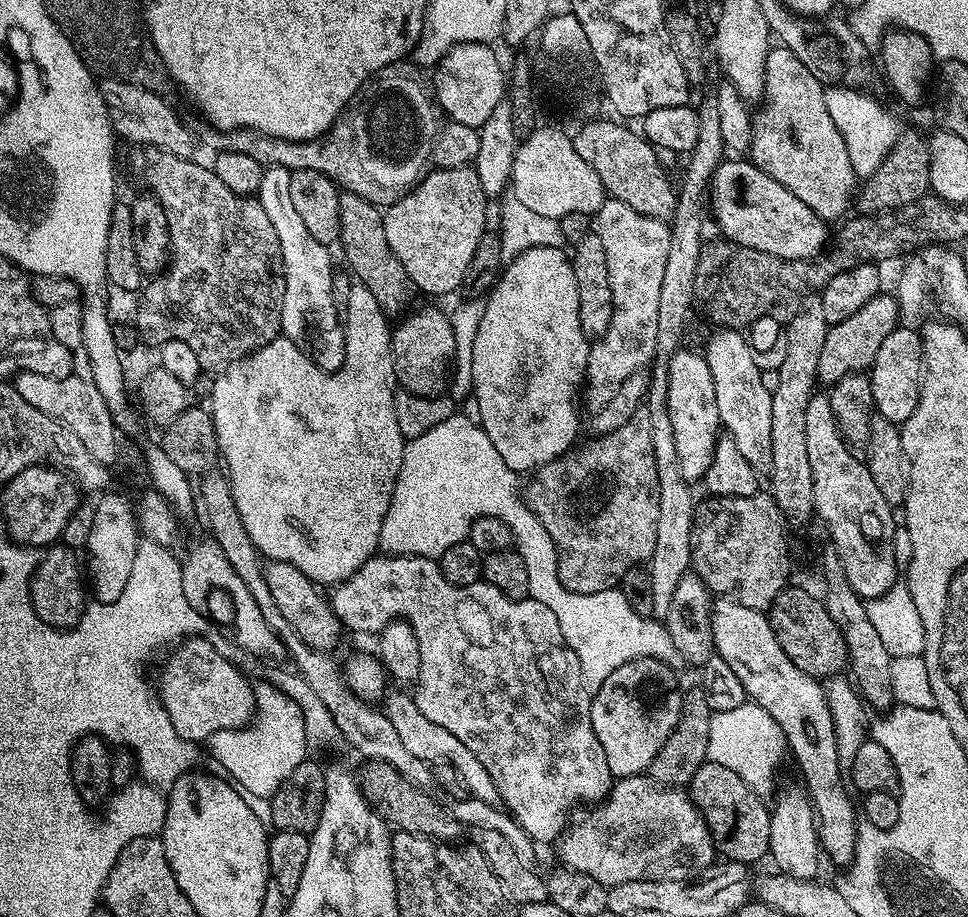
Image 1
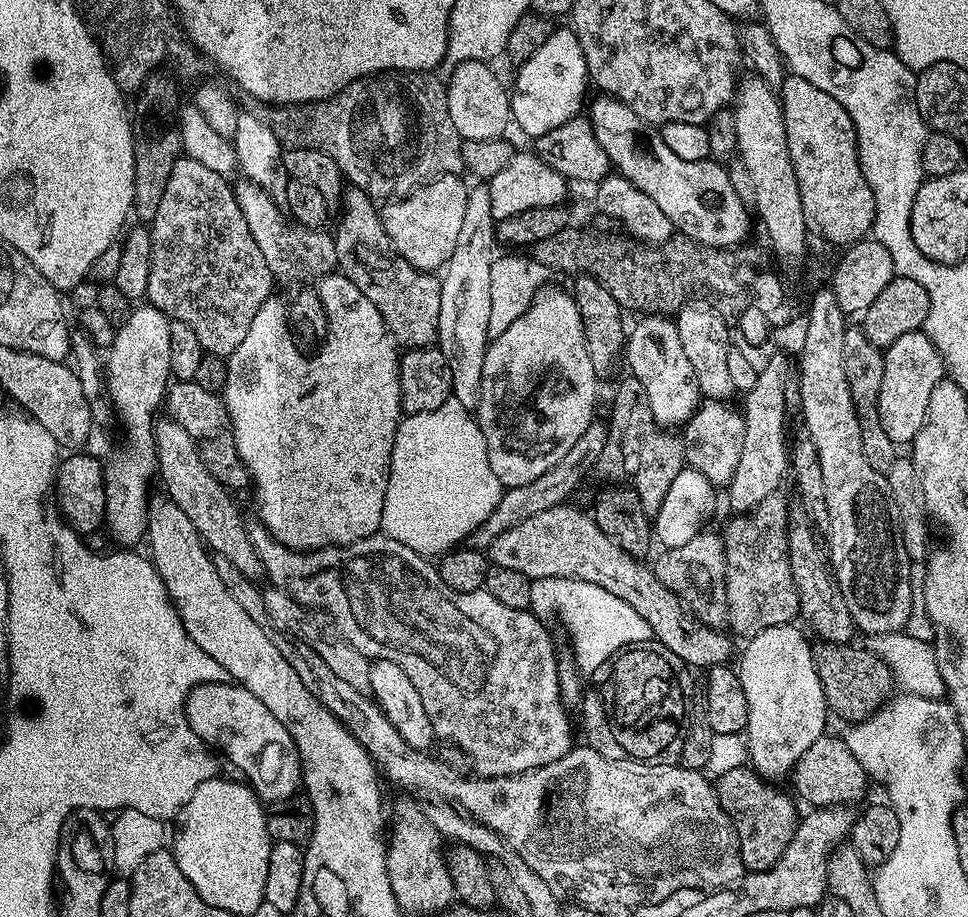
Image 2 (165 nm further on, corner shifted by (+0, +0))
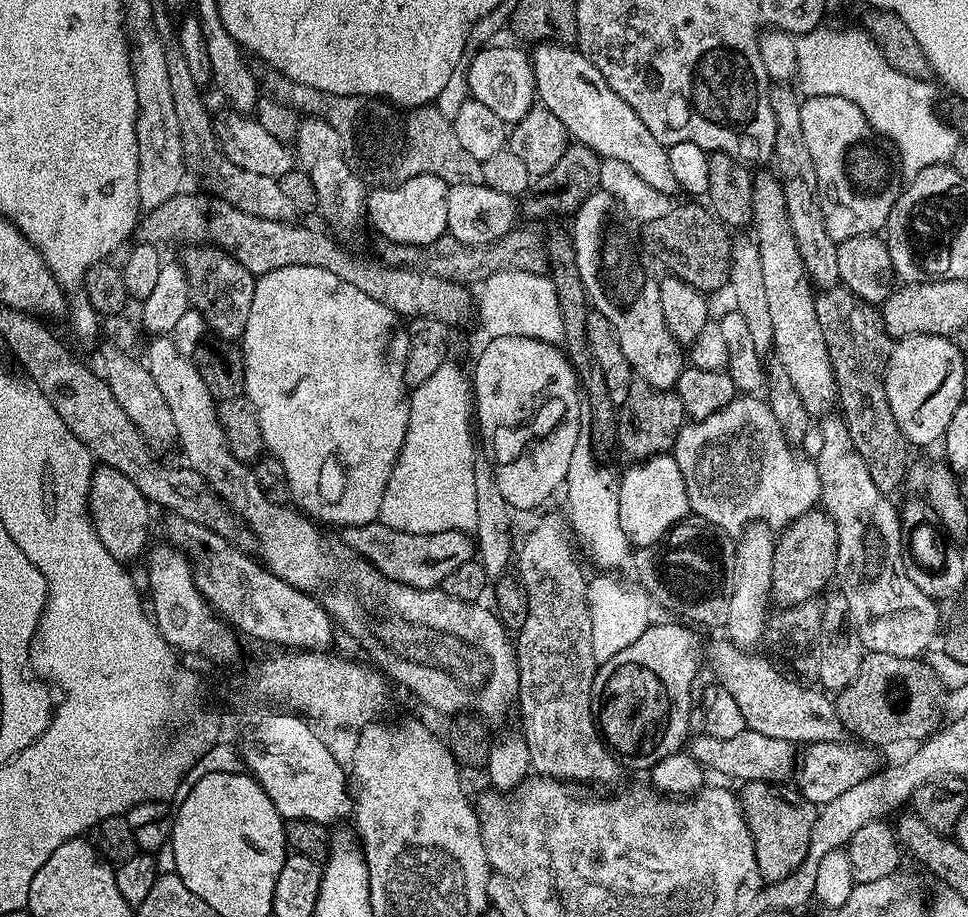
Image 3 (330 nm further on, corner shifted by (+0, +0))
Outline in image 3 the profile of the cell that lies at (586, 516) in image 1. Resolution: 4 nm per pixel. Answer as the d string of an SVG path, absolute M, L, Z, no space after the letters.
M633 379L626 402L618 406L616 438L632 458L647 458L667 453L675 442L680 428L686 423L682 398L675 390L655 388L644 380Z

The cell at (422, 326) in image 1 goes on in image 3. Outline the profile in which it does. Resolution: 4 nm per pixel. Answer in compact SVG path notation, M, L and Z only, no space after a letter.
M304 116L296 131L294 160L299 171L305 172L310 182L314 182L314 194L318 194L316 206L319 215L324 215L329 229L337 228L332 229L337 233L348 232L351 228L358 227L360 220L362 224L366 216L369 189L363 178L348 164L338 131L334 130L334 126L330 126L320 116Z

